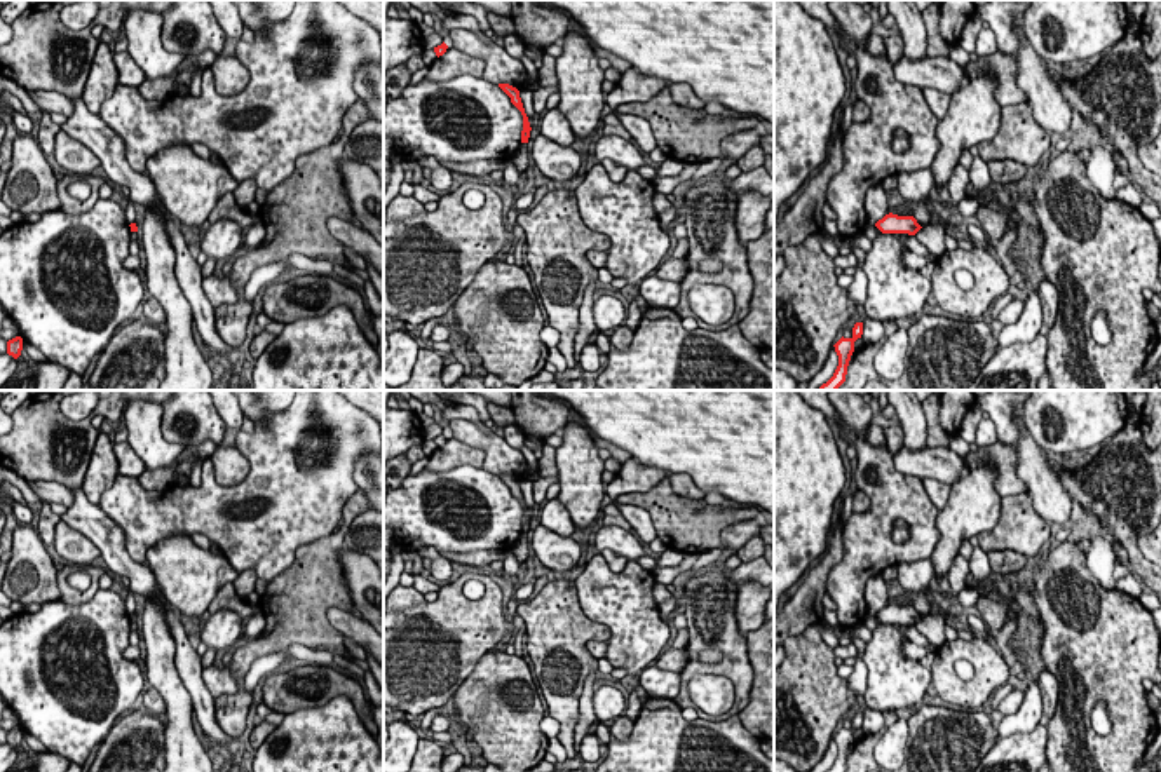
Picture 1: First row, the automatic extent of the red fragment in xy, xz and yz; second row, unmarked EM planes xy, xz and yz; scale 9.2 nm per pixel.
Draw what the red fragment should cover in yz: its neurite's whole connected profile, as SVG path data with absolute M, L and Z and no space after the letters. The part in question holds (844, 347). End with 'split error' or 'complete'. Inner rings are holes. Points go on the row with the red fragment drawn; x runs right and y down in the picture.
M856 322L852 328L852 336L851 338L842 336L833 345L835 352L838 356L838 366L837 366L833 376L816 390L837 390L845 382L847 366L849 366L851 356L854 352L854 342L858 338L861 338L861 335L863 335L863 322Z | complete

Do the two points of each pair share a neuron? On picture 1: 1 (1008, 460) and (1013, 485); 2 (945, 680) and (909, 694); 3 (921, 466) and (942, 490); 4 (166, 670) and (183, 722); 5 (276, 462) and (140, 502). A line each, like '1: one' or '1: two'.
1: one
2: two
3: two
4: one
5: one

